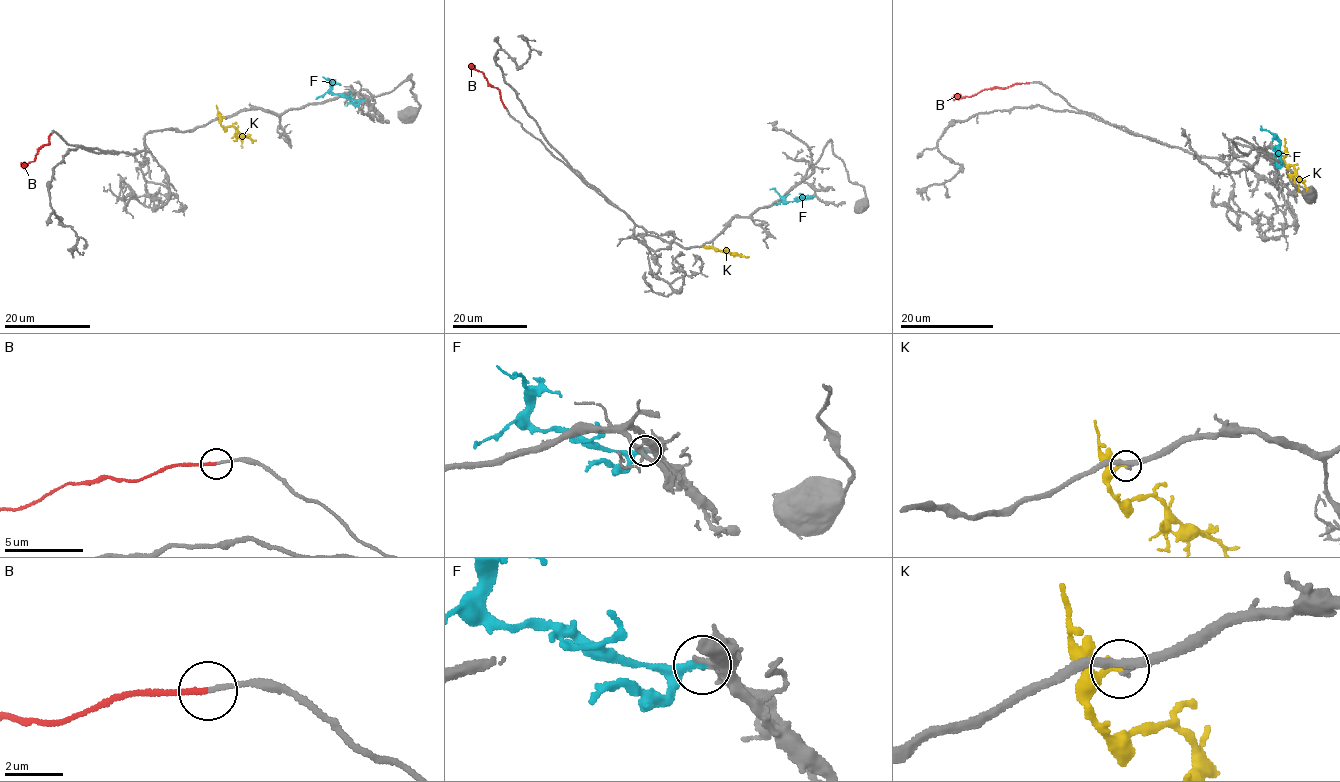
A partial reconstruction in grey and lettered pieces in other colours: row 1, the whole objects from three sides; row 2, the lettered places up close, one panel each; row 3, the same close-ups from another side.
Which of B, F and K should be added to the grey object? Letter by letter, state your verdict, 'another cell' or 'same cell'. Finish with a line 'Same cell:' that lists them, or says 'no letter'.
B: same cell
F: another cell
K: another cell
Same cell: B

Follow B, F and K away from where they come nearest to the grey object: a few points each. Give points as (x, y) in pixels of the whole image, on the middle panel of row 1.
B: (505, 108), (500, 91), (470, 63)
F: (813, 195), (786, 203), (774, 189), (770, 189)
K: (712, 246), (710, 247), (714, 249), (749, 257)

